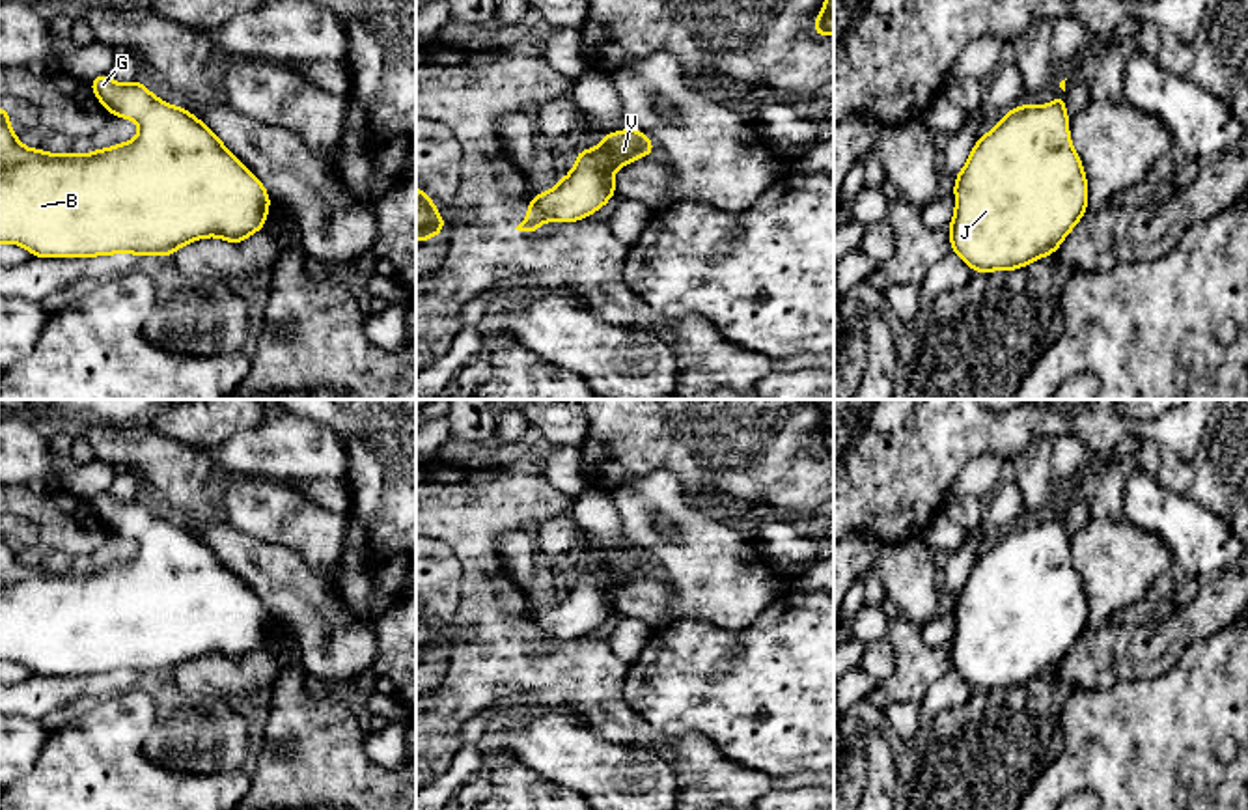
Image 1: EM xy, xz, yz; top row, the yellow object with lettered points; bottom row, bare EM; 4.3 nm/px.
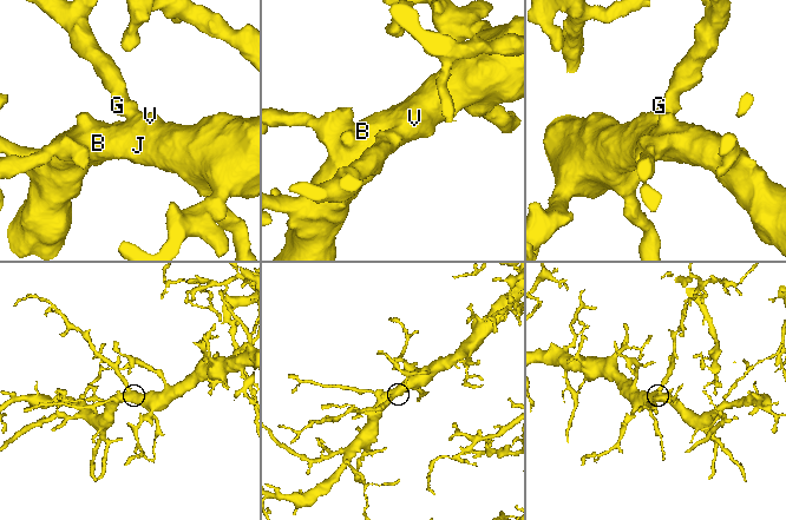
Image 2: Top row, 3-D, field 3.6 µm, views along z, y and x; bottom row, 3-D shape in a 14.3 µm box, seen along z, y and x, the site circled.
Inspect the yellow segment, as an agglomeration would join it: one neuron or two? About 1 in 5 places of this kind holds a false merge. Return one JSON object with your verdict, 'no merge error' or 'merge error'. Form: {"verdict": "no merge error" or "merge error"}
{"verdict": "no merge error"}

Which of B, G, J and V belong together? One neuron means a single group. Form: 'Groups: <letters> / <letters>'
Groups: B G J V

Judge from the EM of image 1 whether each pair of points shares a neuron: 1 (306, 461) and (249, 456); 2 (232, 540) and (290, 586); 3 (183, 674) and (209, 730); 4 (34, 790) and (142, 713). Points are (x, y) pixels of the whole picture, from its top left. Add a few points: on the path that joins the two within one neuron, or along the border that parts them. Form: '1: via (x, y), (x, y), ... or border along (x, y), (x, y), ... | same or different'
1: via (291, 456), (263, 456) | same
2: via (247, 555), (275, 573) | same
3: border along (198, 693), (224, 697), (237, 706) | different
4: via (60, 790), (116, 734) | same

